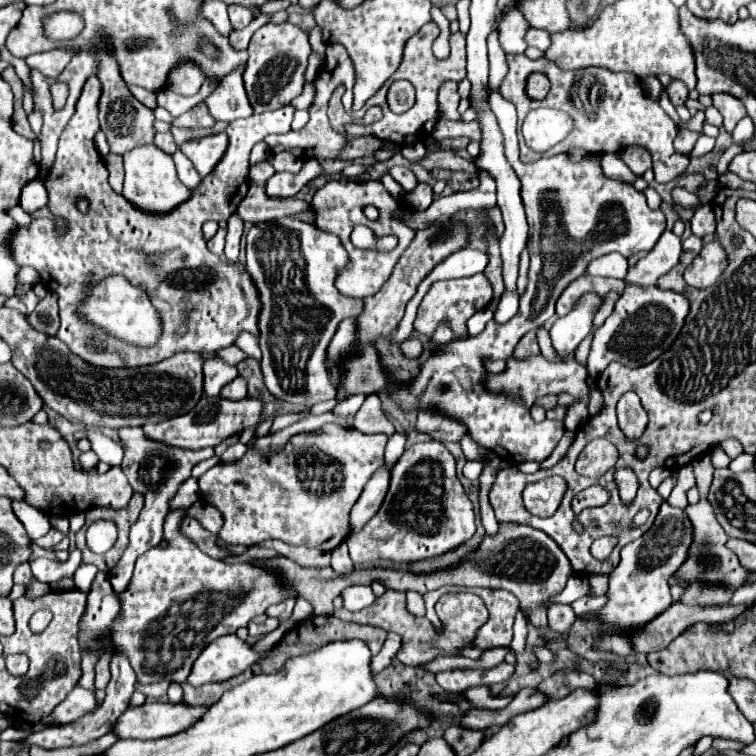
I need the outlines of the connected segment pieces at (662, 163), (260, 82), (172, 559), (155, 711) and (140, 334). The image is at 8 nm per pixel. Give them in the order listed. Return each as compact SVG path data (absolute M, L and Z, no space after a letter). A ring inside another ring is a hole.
M506 55L506 61L508 61L508 75L500 83L498 93L506 101L516 105L520 161L522 163L530 163L530 161L542 157L540 153L534 153L525 143L521 132L524 117L528 115L530 109L554 107L554 109L562 109L562 111L570 113L574 117L576 129L570 133L568 139L564 139L562 143L558 143L556 147L546 151L544 157L558 155L558 153L570 151L574 147L604 155L604 153L620 151L624 145L640 145L652 153L654 173L656 173L658 183L670 183L672 179L676 179L678 175L682 175L688 169L690 159L684 155L678 155L672 147L672 141L678 133L674 121L664 113L664 109L656 101L652 101L644 93L642 81L638 77L634 77L634 73L612 73L608 69L598 69L598 67L590 67L590 69L582 69L582 71L562 71L562 69L554 67L552 61L546 61L546 59L534 61L534 59L528 59L526 55ZM534 71L544 73L552 83L550 93L542 101L534 101L526 95L526 79ZM600 87L602 87L602 99L600 99Z
M266 23L252 35L250 59L242 79L248 91L250 105L254 107L254 113L280 109L282 105L288 105L294 97L302 93L304 71L306 71L310 53L312 49L308 43L308 35L296 25Z
M174 509L166 515L164 541L166 547L154 547L138 557L132 583L122 593L122 611L114 621L114 647L130 647L130 663L138 675L138 683L174 681L184 683L190 675L194 661L202 649L222 635L236 633L238 627L246 627L250 619L262 615L270 605L286 601L286 597L298 597L294 589L286 587L286 577L278 577L274 569L250 565L250 563L222 563L202 553L182 531L182 519L186 509Z
M144 703L140 707L128 707L126 713L114 725L114 733L120 739L160 739L182 733L200 721L208 707L192 707L186 703Z
M110 275L110 277L104 277L102 281L98 281L90 289L90 293L78 303L76 315L84 323L90 323L92 327L100 329L102 333L116 337L120 341L126 341L126 343L131 342L132 345L138 345L138 347L153 347L161 335L158 309L150 303L148 295L142 289L134 287L122 275Z

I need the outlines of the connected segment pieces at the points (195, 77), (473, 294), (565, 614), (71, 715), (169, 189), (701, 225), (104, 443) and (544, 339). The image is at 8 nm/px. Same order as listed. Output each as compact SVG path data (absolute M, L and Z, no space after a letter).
M178 65L172 69L168 79L168 89L180 95L196 95L204 83L204 73L196 65Z
M484 273L472 275L472 277L462 277L462 279L448 279L448 281L436 281L432 283L432 287L428 289L428 293L424 295L420 307L418 307L418 315L414 321L414 329L420 335L426 335L428 339L432 339L436 327L440 323L448 325L460 339L466 337L466 321L486 309L486 305L492 301L492 285L490 281L484 277Z
M552 603L548 607L548 625L552 631L558 635L564 635L570 631L574 623L574 611L572 605L562 605L562 603Z
M76 685L72 689L72 693L66 697L66 701L62 701L52 711L52 719L56 719L58 723L66 725L66 723L72 723L78 717L94 711L96 707L98 707L98 701L96 701L94 691L88 691L88 689L82 689L80 685Z
M140 145L128 151L124 155L124 169L126 169L126 179L122 195L136 209L142 209L142 213L166 215L170 213L170 209L176 209L178 205L182 205L182 201L190 199L190 189L180 183L172 157L160 151L156 145Z
M700 205L692 217L692 233L698 237L710 235L716 229L716 221L714 221L714 211L710 205Z
M86 431L86 433L88 433L88 439L92 441L92 451L98 455L100 461L108 465L120 465L124 451L116 441L104 437L100 431Z
M541 327L537 329L536 336L542 355L551 362L559 360L559 356L552 346L549 332Z

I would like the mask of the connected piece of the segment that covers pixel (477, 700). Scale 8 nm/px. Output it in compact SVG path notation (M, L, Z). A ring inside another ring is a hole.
M470 687L470 691L464 697L474 707L488 707L488 709L504 709L512 701L512 695L508 695L508 697L496 697L496 695L490 693L488 687Z

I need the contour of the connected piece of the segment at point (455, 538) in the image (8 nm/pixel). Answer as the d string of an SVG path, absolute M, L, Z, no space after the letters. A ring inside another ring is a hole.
M440 441L416 443L404 451L392 469L388 495L378 513L360 533L346 539L350 559L364 565L376 559L414 563L444 555L476 533L476 513L462 483L456 477L456 461Z

